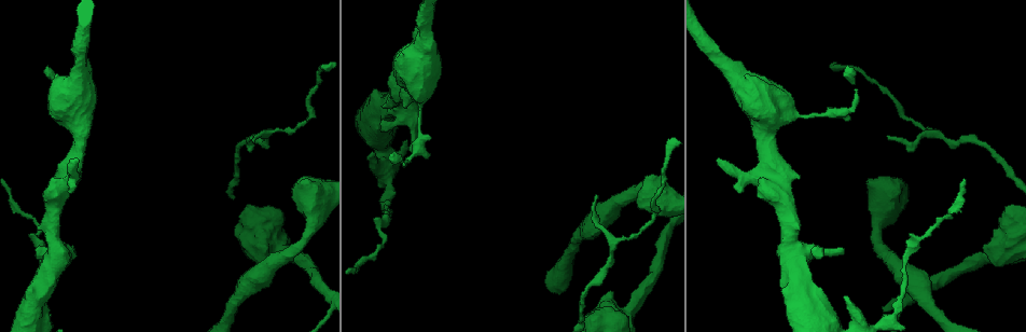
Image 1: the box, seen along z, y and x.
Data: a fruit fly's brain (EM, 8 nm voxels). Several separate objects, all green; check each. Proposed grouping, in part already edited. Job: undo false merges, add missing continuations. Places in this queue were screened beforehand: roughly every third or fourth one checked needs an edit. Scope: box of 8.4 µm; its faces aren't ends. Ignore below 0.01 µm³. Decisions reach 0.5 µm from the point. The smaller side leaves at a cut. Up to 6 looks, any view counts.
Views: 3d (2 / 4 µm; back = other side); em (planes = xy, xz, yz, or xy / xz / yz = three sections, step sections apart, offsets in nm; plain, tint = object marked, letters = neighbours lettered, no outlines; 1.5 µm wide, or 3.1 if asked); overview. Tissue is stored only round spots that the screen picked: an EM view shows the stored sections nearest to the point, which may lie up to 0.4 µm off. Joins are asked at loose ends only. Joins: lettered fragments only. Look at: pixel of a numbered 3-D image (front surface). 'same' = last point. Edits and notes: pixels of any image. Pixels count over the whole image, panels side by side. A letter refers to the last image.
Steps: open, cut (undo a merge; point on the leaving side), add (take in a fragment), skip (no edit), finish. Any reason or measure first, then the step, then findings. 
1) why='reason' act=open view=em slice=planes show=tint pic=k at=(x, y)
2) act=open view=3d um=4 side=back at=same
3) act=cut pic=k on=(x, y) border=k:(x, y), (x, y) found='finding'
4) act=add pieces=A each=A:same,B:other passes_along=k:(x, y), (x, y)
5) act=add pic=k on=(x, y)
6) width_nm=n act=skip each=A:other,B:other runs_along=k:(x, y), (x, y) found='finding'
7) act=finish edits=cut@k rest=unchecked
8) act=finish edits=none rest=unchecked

why='an open end' act=open view=em slice=planes show=letters pic=1 at=(253, 137)

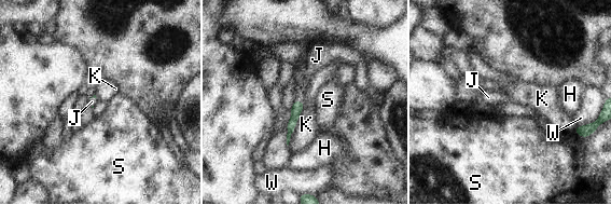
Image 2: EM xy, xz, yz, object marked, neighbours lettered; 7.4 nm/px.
act=add pieces=J each=H:other,J:same,K:other,S:other,W:other passes_along=2:(297, 106), (299, 101), (309, 70) found='the neuron continues'

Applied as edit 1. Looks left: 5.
why='an open end' act=open view=em slice=planes show=letters pic=1 at=(719, 159)

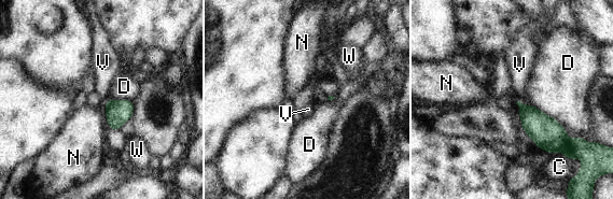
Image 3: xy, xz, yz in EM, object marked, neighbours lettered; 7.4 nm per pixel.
act=skip each=C:other,D:other,N:other,V:other,W:other found='no lettered fragment goes on from it'

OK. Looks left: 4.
why='calibre changes' act=open view=em slice=xz step=8 show=tint pic=1 at=(420, 125)

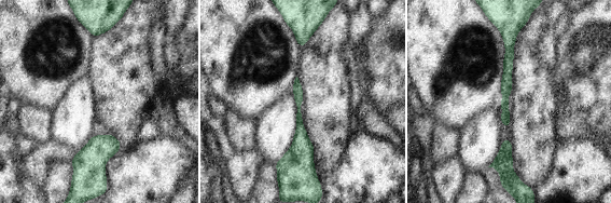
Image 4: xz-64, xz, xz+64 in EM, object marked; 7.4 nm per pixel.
act=open view=em slice=planes show=letters at=same

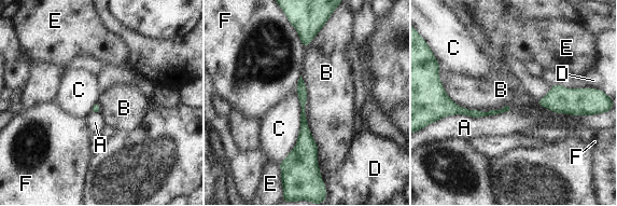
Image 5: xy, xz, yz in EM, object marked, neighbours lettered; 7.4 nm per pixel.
longest_contact=B:700nm act=skip each=A:other,B:other,C:other,D:other,E:other,F:other border=5:(300, 76), (320, 169) found='continuous, no second neuron'

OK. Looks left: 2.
act=finish edits=add@2 rest=unchecked

